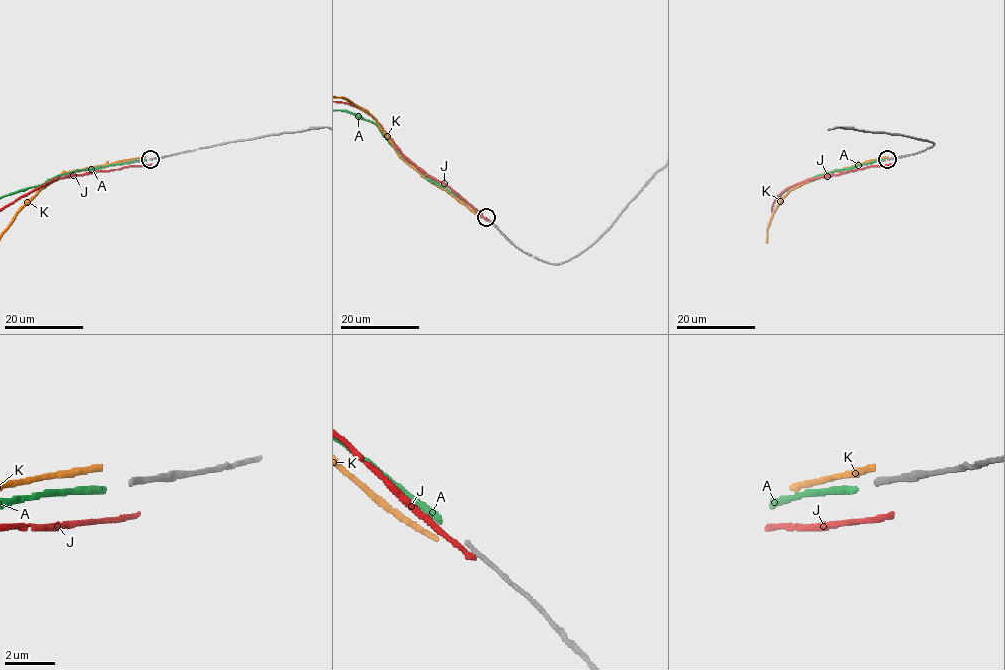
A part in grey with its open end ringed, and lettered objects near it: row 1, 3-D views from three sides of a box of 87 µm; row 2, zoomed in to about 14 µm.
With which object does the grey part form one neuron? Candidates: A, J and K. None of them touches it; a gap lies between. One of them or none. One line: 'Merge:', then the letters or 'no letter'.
Merge: A

